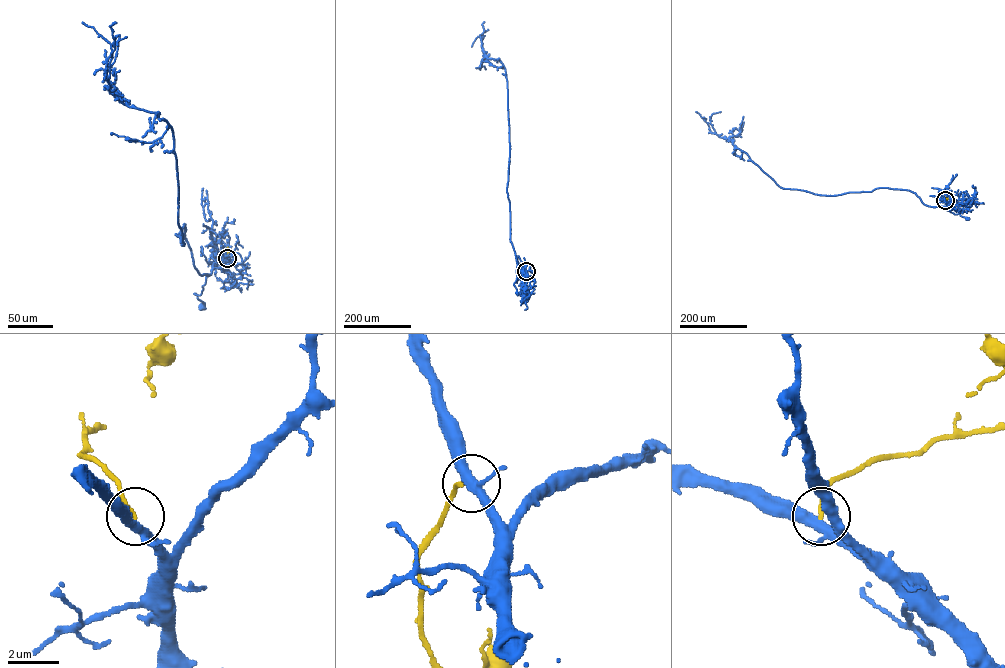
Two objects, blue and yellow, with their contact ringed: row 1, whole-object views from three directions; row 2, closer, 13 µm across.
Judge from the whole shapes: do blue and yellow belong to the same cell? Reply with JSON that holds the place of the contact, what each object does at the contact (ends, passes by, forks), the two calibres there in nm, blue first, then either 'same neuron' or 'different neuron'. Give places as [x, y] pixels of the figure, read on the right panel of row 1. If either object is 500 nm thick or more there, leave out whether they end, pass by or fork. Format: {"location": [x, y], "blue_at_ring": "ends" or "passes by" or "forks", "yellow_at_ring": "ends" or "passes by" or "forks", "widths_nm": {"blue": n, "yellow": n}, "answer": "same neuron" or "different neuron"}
{"location": [945, 200], "blue_at_ring": "forks", "yellow_at_ring": "ends", "widths_nm": {"blue": 320, "yellow": 160}, "answer": "same neuron"}

